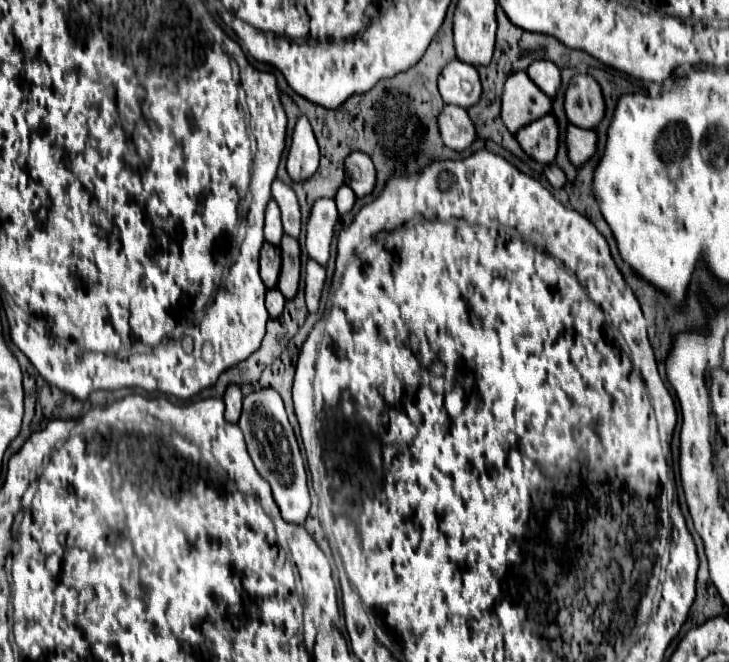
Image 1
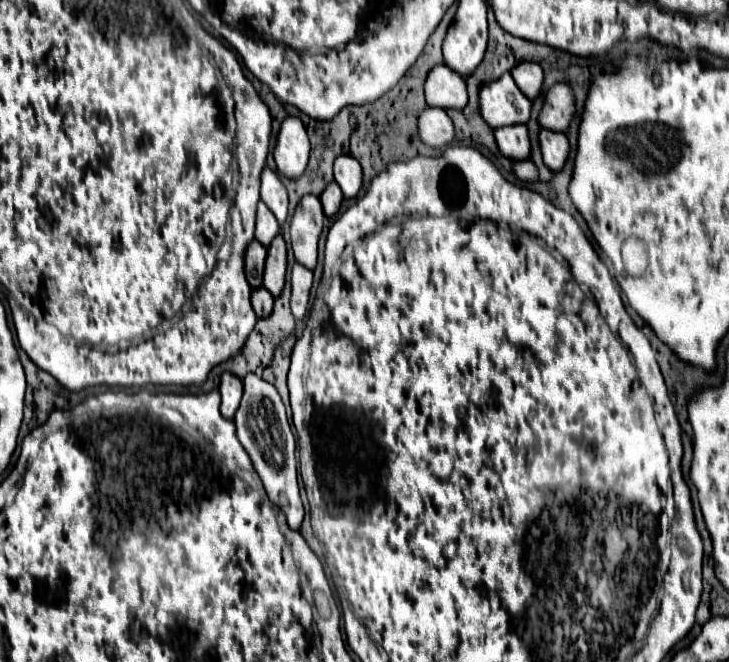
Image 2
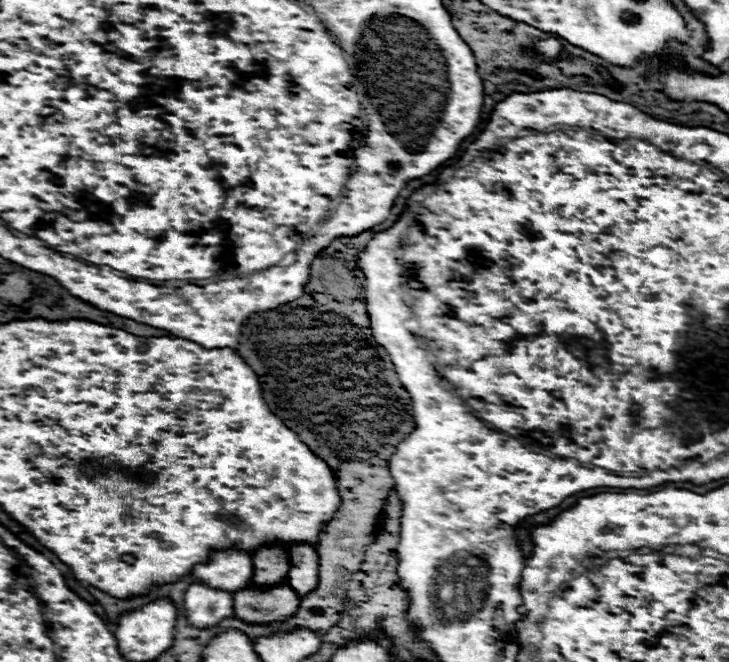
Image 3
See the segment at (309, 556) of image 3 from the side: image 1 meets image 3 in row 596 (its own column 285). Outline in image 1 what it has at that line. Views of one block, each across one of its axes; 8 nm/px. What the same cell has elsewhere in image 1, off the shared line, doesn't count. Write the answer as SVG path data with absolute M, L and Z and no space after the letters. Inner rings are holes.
M268 290L266 292L266 310L268 310L270 318L278 318L282 314L284 304L286 304L286 300L278 290Z

